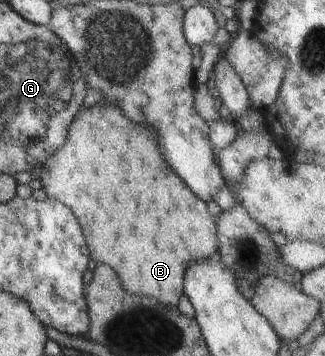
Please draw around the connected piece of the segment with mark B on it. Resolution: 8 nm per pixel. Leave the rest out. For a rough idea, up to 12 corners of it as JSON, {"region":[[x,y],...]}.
{"region":[[79,110],[41,164],[92,258],[176,306],[218,251],[154,132]]}

